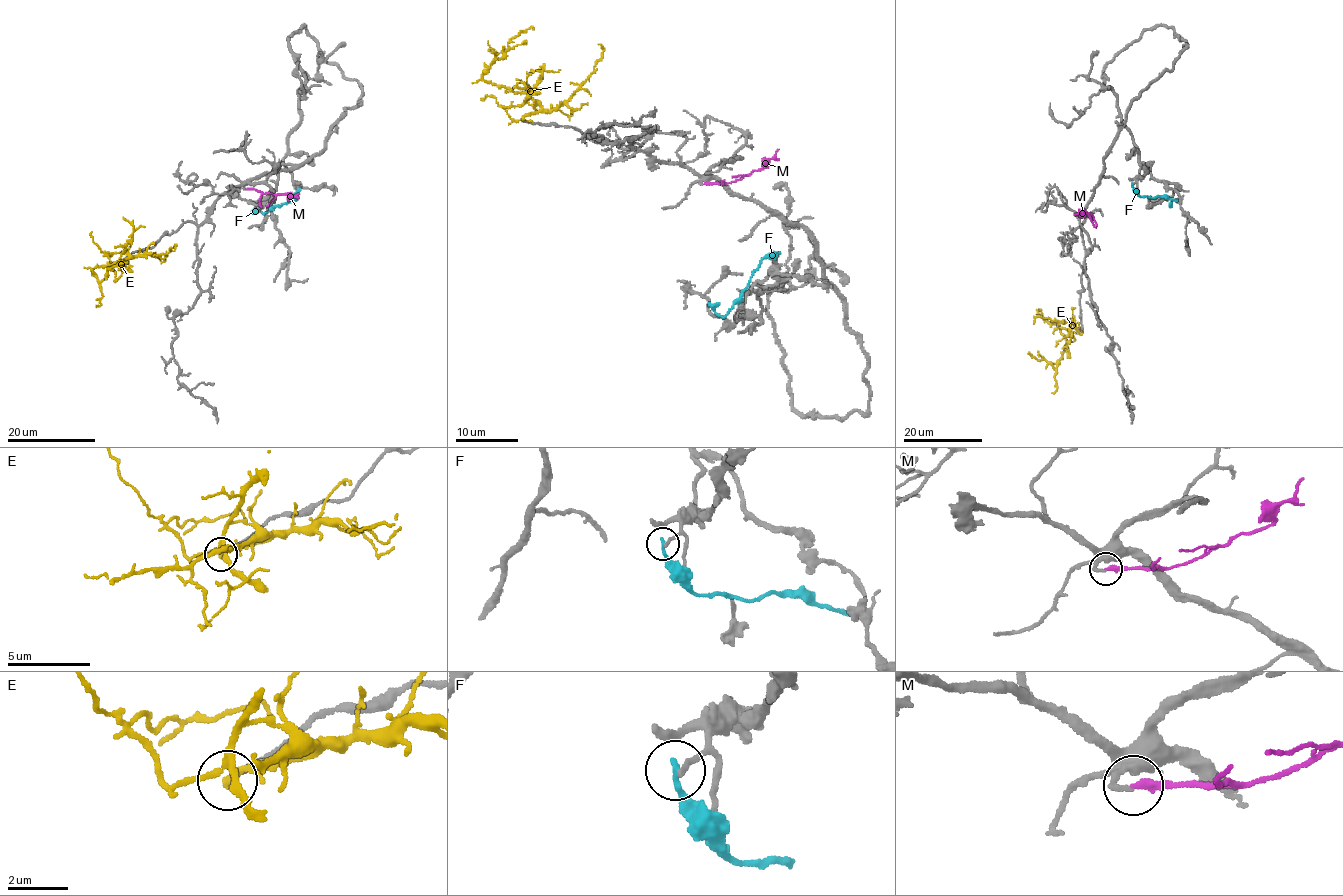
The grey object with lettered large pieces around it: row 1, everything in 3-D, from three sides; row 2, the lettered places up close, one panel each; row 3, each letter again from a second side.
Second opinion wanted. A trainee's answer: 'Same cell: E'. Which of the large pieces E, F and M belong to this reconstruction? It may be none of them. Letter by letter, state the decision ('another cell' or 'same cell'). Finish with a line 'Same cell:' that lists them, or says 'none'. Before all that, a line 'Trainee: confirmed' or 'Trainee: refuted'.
Trainee: refuted
E: another cell
F: another cell
M: same cell
Same cell: M

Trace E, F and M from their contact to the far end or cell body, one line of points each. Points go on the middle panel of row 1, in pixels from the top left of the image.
E: (522, 119), (541, 107), (525, 93), (483, 78), (484, 71), (507, 50), (507, 42), (521, 32), (534, 29)
F: (778, 252), (761, 260), (742, 295), (725, 315), (721, 316), (708, 303)
M: (705, 184), (731, 183), (763, 169), (779, 149)

